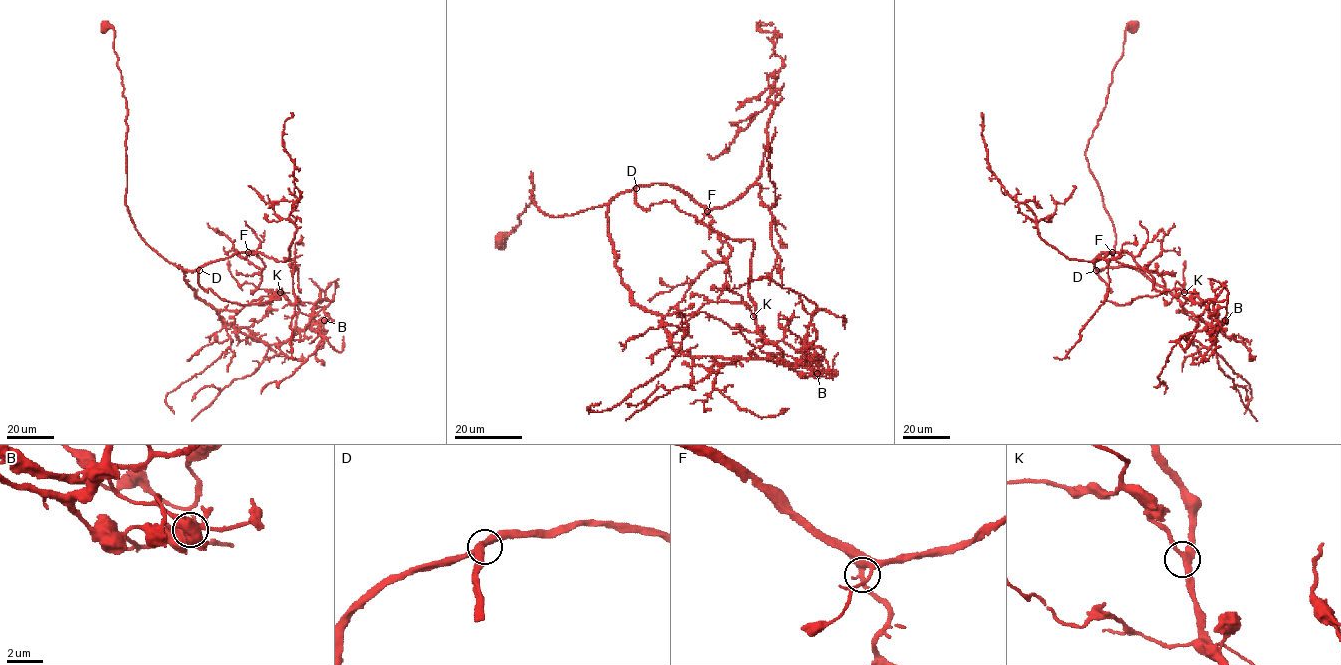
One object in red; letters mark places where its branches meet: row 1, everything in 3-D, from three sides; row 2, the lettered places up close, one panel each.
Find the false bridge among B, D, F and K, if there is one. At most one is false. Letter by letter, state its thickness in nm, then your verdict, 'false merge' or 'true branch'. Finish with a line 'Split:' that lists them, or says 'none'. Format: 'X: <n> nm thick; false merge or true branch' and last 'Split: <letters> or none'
B: 550 nm thick; true branch
D: 360 nm thick; true branch
F: 320 nm thick; true branch
K: 280 nm thick; true branch
Split: none

